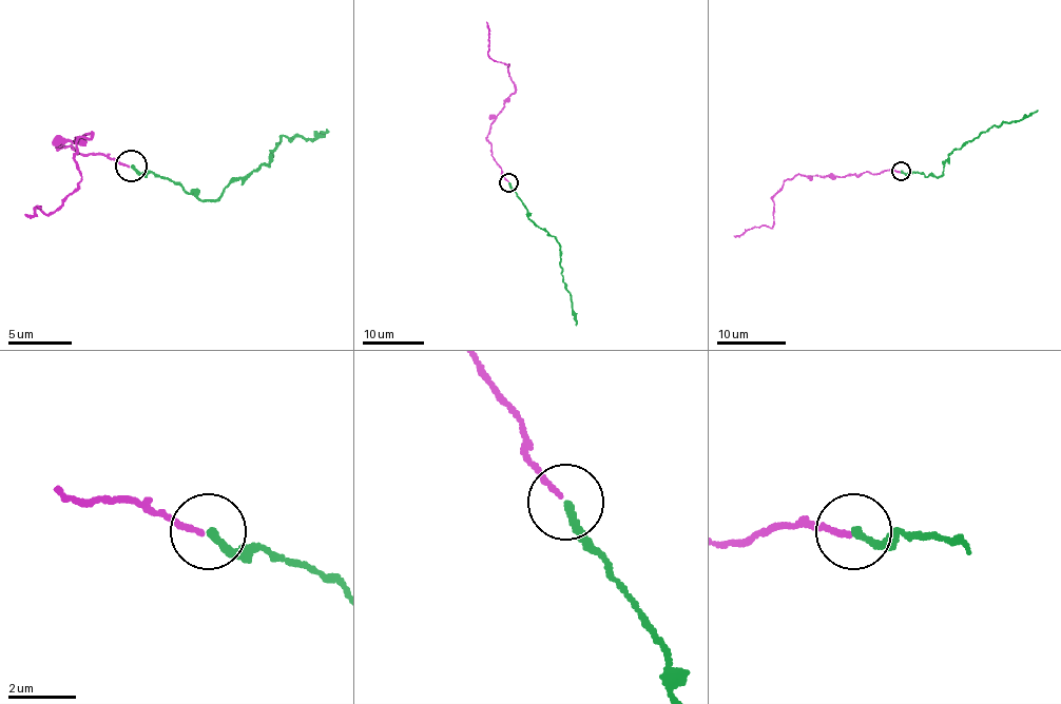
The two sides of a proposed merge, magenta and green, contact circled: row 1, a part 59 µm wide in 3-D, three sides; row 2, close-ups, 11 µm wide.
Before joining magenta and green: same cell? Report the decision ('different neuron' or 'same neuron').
same neuron

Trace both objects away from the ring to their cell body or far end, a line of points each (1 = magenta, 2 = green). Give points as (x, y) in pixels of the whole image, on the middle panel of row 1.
1: (507, 181), (486, 135), (515, 88), (508, 65), (493, 59), (488, 54), (489, 30), (486, 22)
2: (509, 182), (534, 223), (559, 243), (560, 264), (565, 289), (572, 296), (576, 325)

